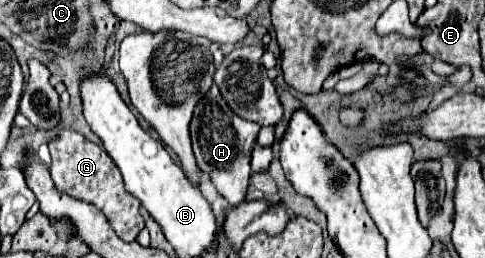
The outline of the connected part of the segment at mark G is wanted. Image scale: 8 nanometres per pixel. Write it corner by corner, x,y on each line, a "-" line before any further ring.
70,128
60,130
48,142
48,146
50,146
50,156
52,156
50,172
52,172
52,180
56,188
64,190
68,196
74,196
78,200
90,202
96,208
100,208
110,220
110,226
116,230
118,238
122,238
124,242
136,240
136,236
144,228
144,218
140,216
140,202
130,192
126,192
122,174
118,172
118,166
112,162
108,152
102,146
86,140
82,134

